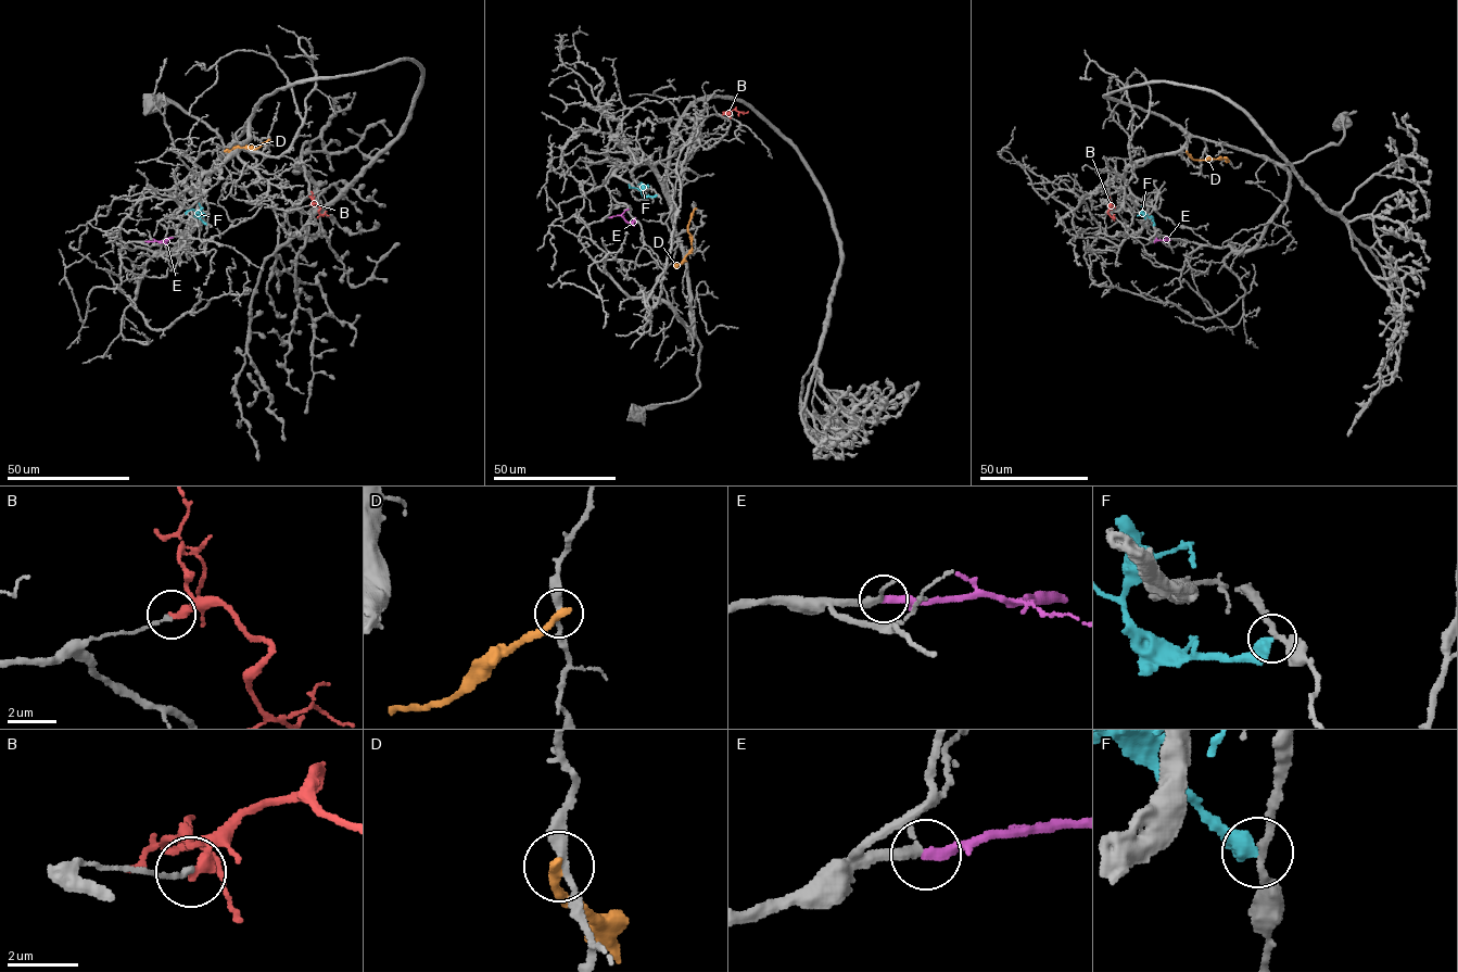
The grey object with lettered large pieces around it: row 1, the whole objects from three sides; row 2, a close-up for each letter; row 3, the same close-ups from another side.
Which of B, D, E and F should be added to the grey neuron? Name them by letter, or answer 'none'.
E

